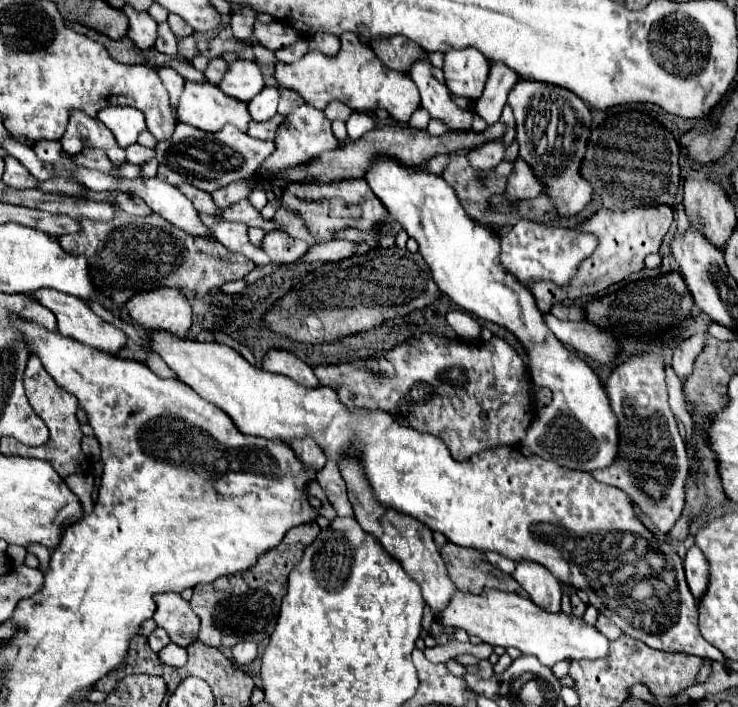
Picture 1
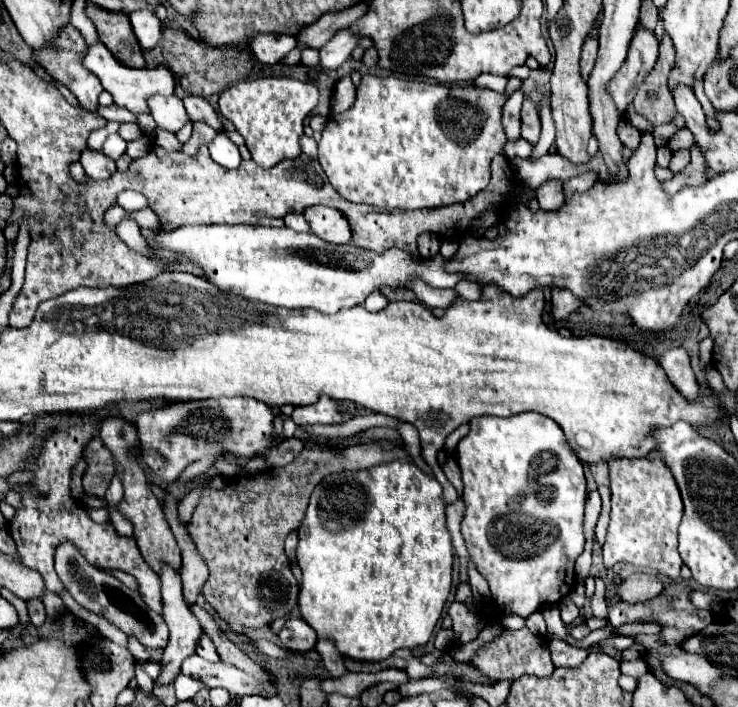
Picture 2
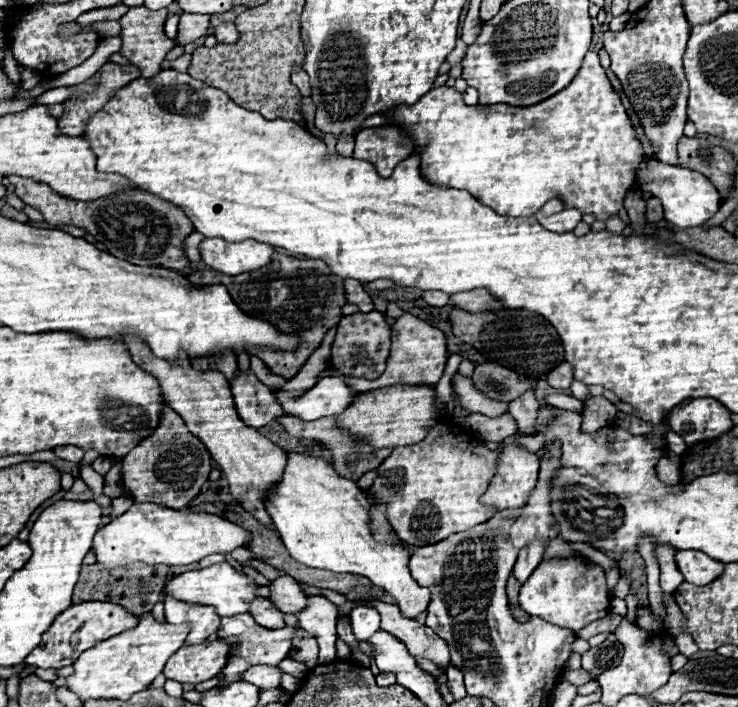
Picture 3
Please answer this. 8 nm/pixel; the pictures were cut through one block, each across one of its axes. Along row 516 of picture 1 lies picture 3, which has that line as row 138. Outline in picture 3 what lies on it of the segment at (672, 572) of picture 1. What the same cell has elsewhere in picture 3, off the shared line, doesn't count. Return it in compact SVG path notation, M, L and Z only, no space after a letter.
M588 52L584 62L582 62L582 68L580 72L576 74L576 78L558 94L554 94L552 98L546 98L544 102L540 104L534 104L534 106L528 106L528 108L516 108L516 106L508 106L508 104L490 104L490 106L482 106L482 104L476 104L476 106L466 106L462 102L462 94L456 92L454 88L446 88L446 86L440 86L440 88L434 88L430 90L428 94L424 94L416 104L412 106L396 106L394 110L390 110L386 114L388 118L394 120L394 126L400 128L400 130L406 130L414 142L416 142L416 154L420 154L420 172L422 176L432 182L432 184L442 184L442 186L450 186L450 188L464 188L468 190L478 202L490 206L496 214L500 216L532 216L536 214L548 200L552 198L558 198L562 200L564 208L576 208L580 210L582 214L592 214L596 216L596 220L602 220L606 222L608 218L616 216L622 208L624 208L624 198L628 192L632 192L636 188L636 170L640 166L640 162L644 160L644 146L640 144L640 140L636 138L634 134L634 128L630 124L630 118L620 102L620 96L614 92L612 84L608 82L606 78L606 72L604 68L600 66L600 60L598 60L598 54L596 52Z

